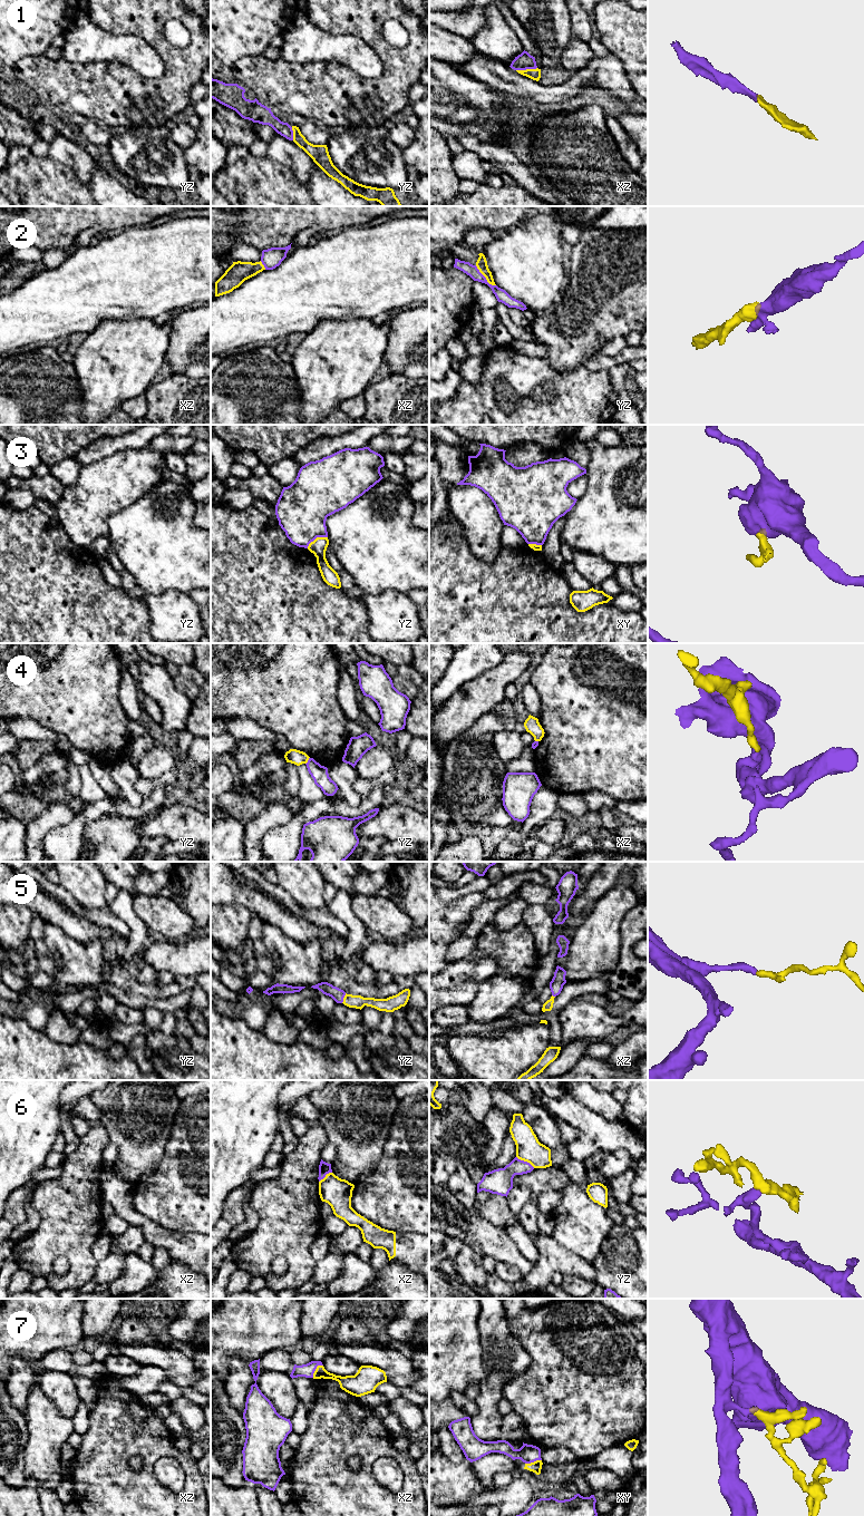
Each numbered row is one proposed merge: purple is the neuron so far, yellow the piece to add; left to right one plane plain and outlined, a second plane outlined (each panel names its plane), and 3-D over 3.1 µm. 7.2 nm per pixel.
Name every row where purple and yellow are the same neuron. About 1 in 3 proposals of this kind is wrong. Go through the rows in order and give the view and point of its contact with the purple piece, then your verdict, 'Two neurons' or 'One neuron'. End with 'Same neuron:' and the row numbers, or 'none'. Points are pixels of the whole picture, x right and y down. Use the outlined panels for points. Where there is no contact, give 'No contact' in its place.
1: Touches purple at xz (526, 68). One neuron
2: Touches purple at yz (485, 278). Two neurons
3: Touches purple at yz (316, 537). Two neurons
4: Touches purple at yz (308, 760). Two neurons
5: Touches purple at yz (343, 997). One neuron
6: Touches purple at yz (525, 1162). Two neurons
7: Touches purple at xz (316, 1368). Two neurons
Same neuron: 1, 5

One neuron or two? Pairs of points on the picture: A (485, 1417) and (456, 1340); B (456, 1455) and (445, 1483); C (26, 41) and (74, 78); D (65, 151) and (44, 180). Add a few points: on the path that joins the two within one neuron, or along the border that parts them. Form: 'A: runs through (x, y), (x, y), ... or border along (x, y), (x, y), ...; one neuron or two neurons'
A: border along (481, 1357), (486, 1377), (478, 1385); two neurons
B: border along (440, 1451), (453, 1463), (460, 1463), (465, 1459); two neurons
C: border along (42, 55), (28, 55), (17, 61); two neurons
D: border along (48, 155), (67, 165), (78, 177); two neurons

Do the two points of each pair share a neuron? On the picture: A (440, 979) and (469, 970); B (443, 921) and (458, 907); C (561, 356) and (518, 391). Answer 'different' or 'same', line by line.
A: same
B: same
C: different

